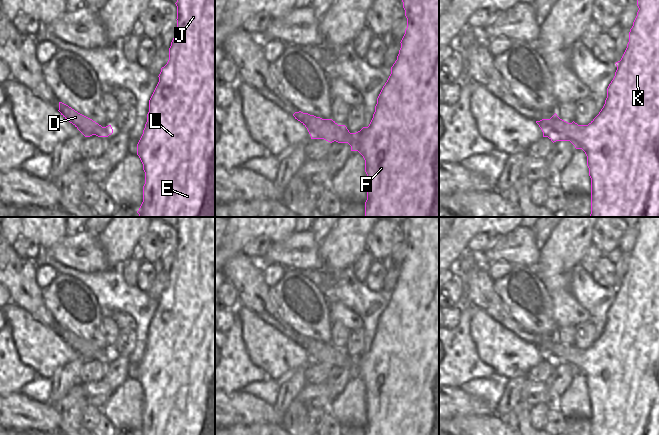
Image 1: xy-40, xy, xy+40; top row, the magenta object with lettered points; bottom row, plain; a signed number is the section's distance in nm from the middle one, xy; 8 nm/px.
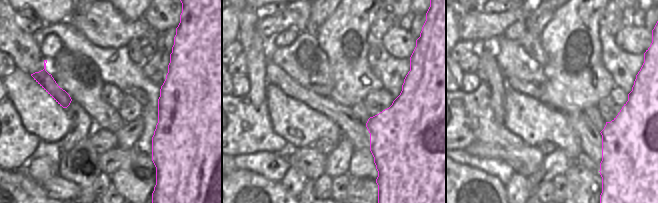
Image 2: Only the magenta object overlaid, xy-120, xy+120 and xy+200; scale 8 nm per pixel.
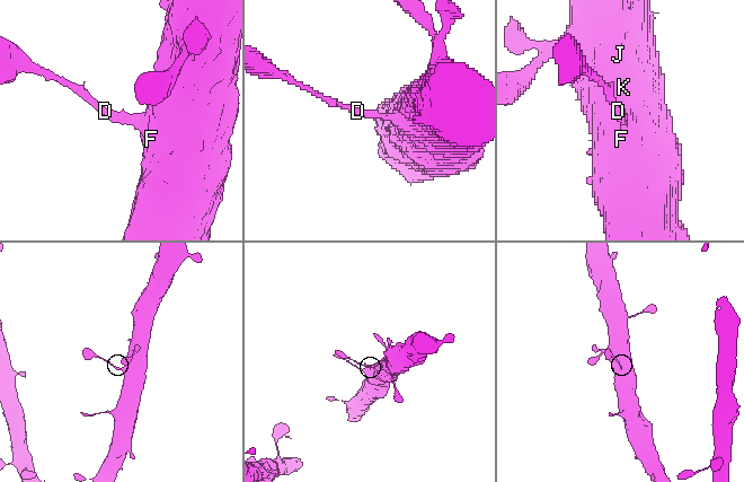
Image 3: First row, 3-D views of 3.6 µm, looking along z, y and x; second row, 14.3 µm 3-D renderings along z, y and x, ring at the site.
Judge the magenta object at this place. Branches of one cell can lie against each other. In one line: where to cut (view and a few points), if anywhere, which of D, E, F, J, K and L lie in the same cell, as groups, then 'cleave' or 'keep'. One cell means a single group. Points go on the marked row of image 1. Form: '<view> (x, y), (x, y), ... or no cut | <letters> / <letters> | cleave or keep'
no cut | D E F J K L | keep

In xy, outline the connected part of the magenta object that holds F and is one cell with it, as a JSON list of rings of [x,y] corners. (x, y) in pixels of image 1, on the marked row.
[[[402,0],[407,28],[397,60],[383,86],[368,127],[350,133],[345,125],[301,111],[293,116],[308,130],[311,139],[348,143],[365,160],[367,200],[364,217],[439,217],[439,0]]]

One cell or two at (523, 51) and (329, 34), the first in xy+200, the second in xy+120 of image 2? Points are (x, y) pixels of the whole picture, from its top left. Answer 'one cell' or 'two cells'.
two cells

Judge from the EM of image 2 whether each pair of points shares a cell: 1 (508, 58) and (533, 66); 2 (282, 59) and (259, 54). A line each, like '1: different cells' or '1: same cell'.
1: same cell
2: different cells

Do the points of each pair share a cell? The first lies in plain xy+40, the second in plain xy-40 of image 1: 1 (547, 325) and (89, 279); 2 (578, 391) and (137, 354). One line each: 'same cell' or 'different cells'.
1: different cells
2: different cells

